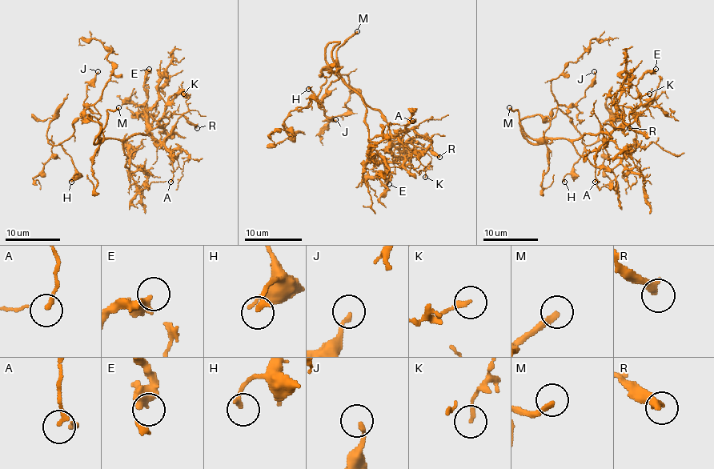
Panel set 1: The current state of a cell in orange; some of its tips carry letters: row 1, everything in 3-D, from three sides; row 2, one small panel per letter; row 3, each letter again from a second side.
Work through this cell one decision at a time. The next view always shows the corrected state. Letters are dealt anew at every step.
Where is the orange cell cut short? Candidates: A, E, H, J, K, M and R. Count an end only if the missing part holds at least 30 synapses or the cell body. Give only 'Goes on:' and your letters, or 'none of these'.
Goes on: M

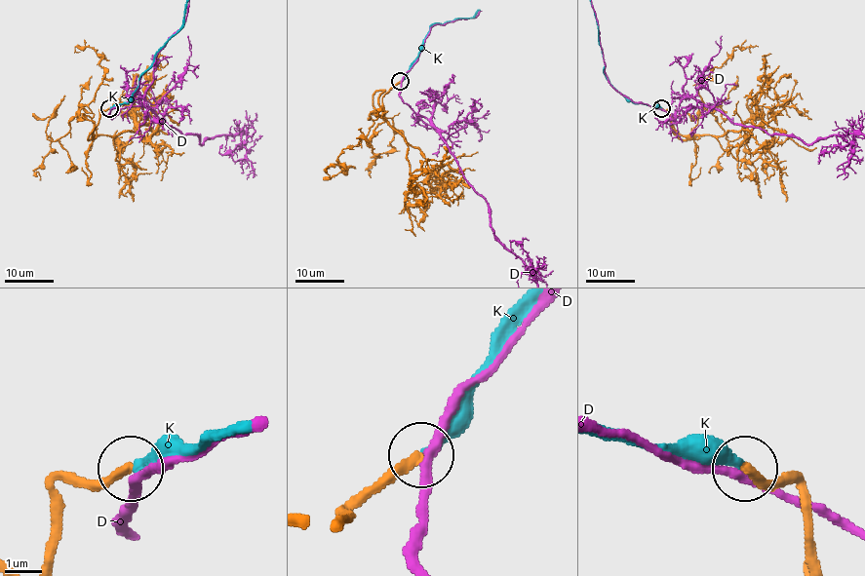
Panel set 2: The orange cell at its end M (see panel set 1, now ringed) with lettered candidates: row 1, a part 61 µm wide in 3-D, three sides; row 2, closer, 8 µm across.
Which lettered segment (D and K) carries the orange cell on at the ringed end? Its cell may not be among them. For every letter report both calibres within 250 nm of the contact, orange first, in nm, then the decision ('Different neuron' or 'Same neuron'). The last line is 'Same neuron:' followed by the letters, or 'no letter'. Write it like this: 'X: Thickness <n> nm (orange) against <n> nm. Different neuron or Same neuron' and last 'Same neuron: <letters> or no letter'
D: Thickness 280 nm (orange) against 240 nm. Different neuron
K: Thickness 280 nm (orange) against 280 nm. Same neuron
Same neuron: K

